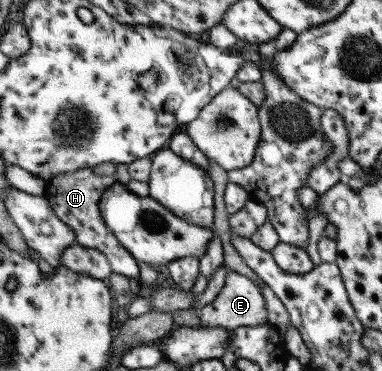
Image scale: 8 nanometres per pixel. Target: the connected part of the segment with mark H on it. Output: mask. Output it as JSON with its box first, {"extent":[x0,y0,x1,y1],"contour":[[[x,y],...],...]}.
{"extent":[44,167,139,278],"contour":[[[92,167],[77,169],[71,173],[59,173],[57,177],[47,181],[44,193],[54,213],[75,233],[75,243],[88,248],[99,249],[107,258],[113,273],[130,278],[139,278],[138,261],[126,248],[122,247],[116,236],[106,227],[100,213],[99,203],[105,189],[117,181],[113,176],[96,175]]]}

